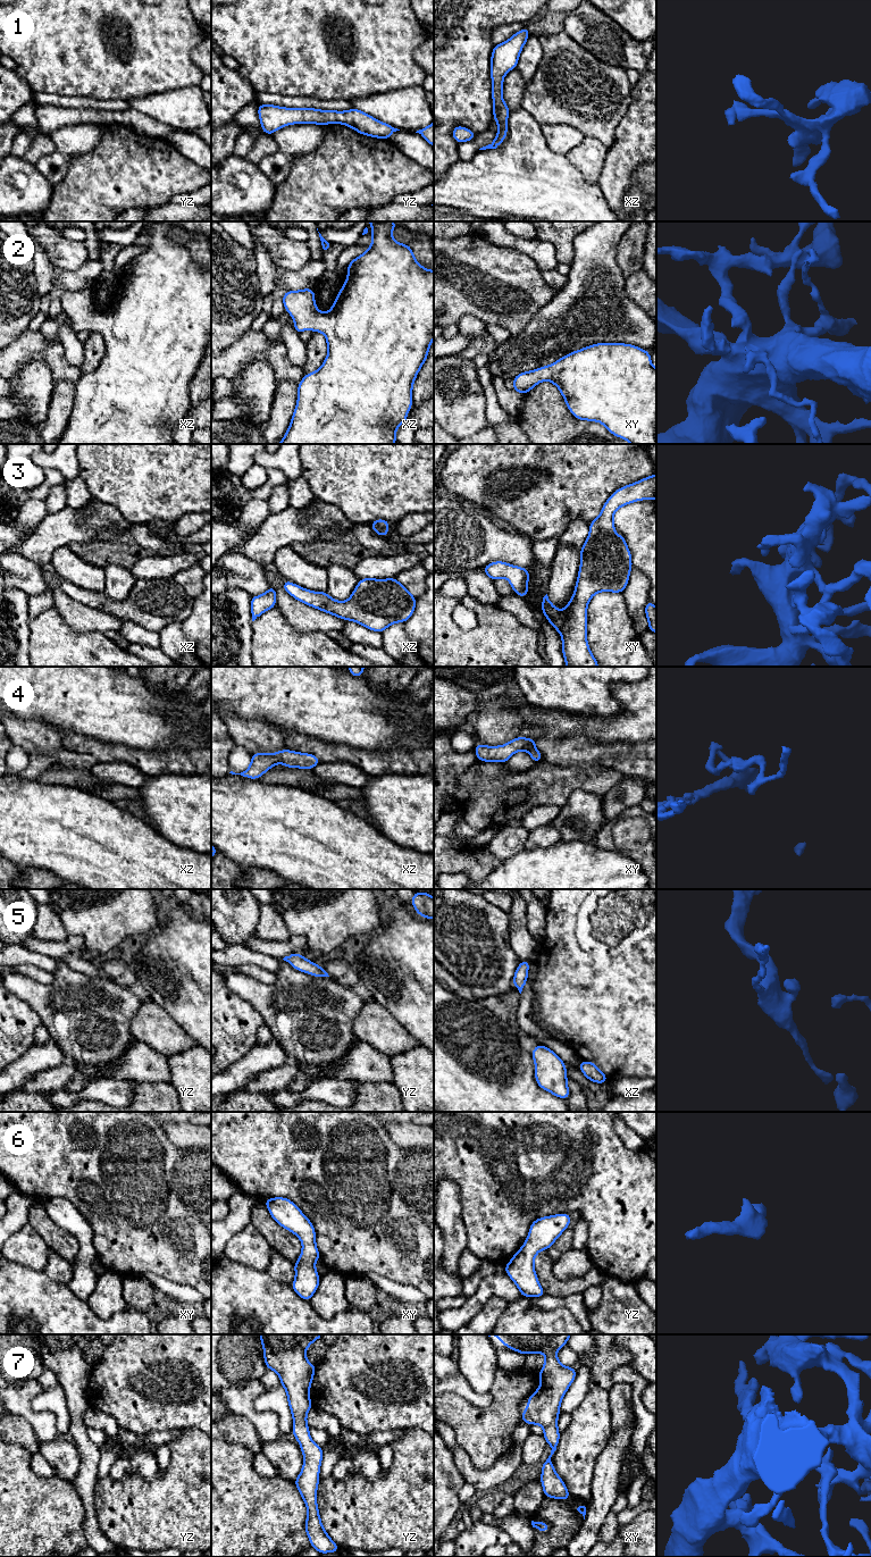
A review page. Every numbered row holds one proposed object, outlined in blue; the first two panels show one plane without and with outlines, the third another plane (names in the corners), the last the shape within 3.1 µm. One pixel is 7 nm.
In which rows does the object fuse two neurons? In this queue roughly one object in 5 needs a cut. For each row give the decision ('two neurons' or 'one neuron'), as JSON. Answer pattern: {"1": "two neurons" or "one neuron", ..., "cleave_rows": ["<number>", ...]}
{"1": "one neuron", "2": "one neuron", "3": "one neuron", "4": "one neuron", "5": "one neuron", "6": "one neuron", "7": "one neuron", "cleave_rows": []}

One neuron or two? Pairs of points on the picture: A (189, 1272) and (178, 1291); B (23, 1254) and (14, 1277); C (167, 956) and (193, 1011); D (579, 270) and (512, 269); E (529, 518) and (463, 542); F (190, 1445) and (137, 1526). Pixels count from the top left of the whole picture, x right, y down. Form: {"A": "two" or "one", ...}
{"A": "two", "B": "two", "C": "one", "D": "two", "E": "two", "F": "one"}

